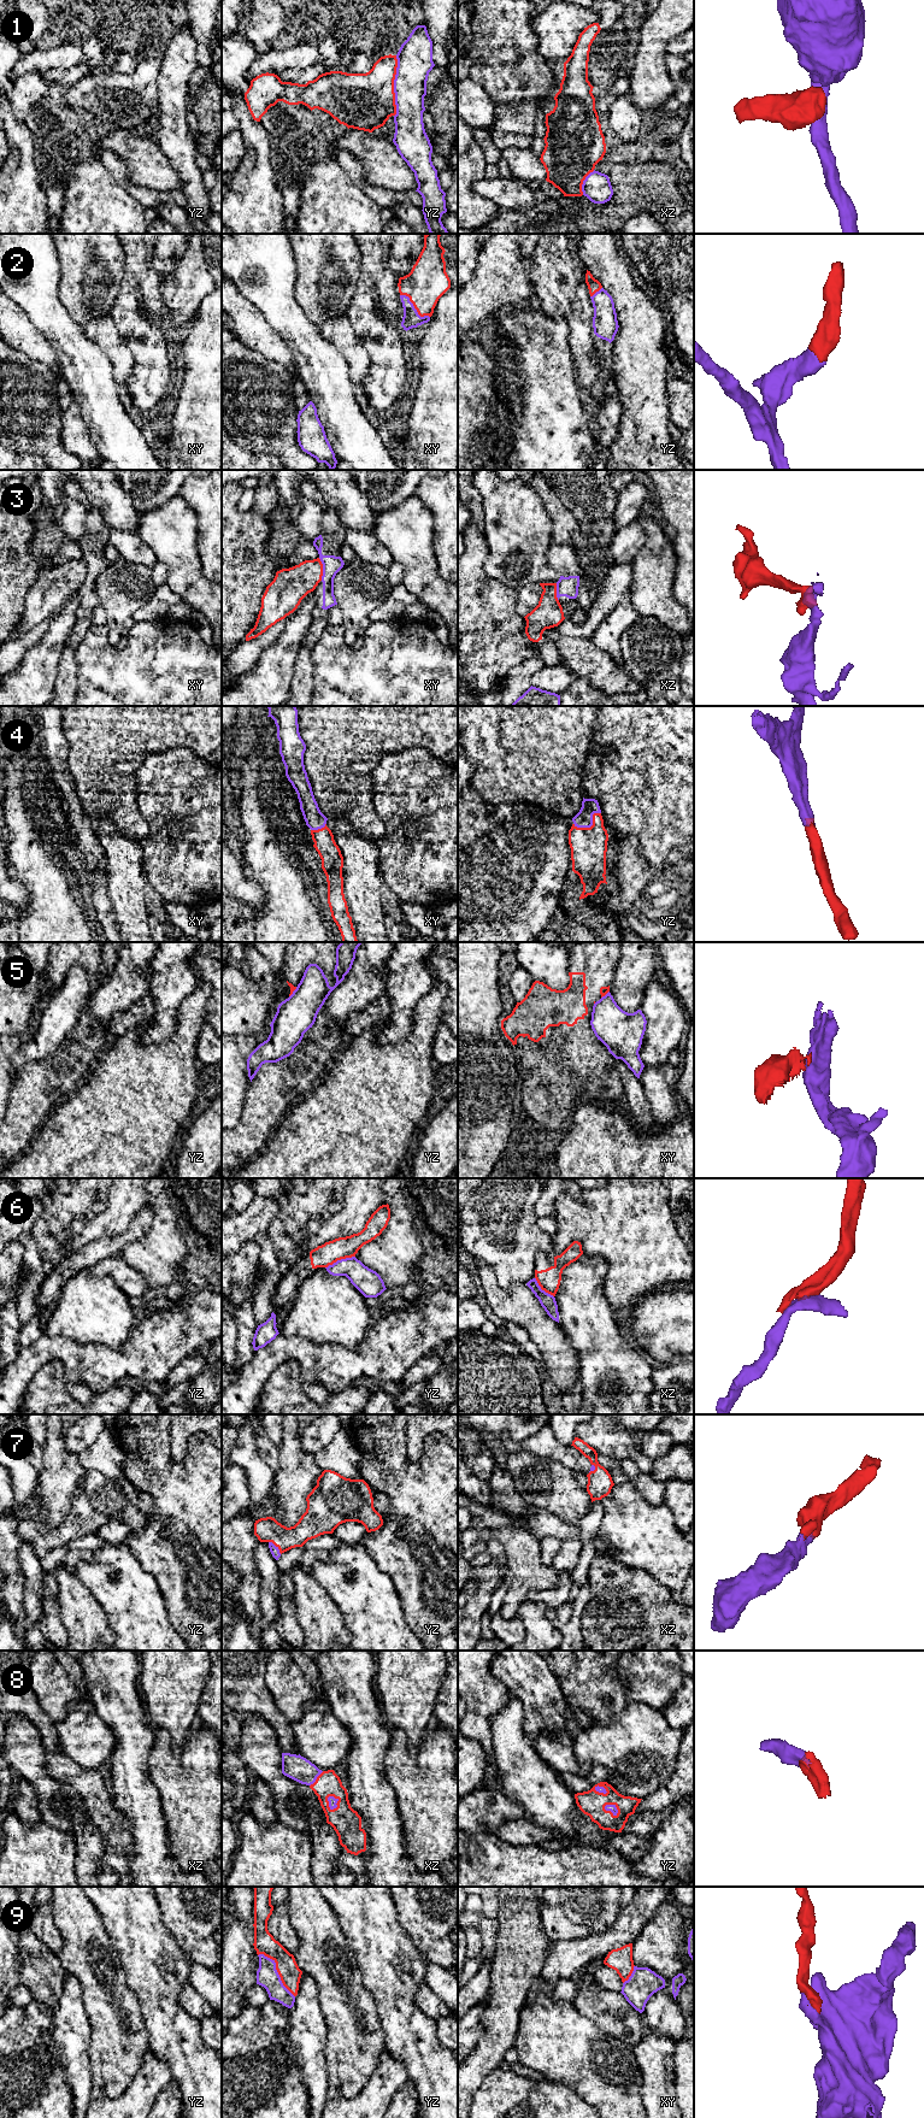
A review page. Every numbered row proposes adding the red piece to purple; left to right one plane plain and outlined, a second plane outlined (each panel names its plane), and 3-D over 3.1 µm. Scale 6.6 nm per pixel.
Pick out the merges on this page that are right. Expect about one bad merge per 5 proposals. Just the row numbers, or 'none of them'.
2, 4, 7, 8, 9

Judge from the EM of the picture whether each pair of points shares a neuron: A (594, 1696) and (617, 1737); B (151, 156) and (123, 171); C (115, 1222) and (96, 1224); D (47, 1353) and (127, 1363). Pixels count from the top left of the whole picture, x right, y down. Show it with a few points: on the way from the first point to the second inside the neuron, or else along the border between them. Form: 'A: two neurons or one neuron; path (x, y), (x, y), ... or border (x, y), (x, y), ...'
A: two neurons; border (627, 1701), (627, 1705), (610, 1723), (595, 1724)
B: two neurons; border (106, 151), (125, 164), (135, 184), (148, 188)
C: one neuron; path (110, 1222), (101, 1224)
D: one neuron; path (66, 1353), (71, 1353), (86, 1363), (107, 1363)

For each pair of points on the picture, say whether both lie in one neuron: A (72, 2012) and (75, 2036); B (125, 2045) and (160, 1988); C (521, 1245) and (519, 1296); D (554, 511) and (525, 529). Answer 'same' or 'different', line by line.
A: same
B: different
C: different
D: different

